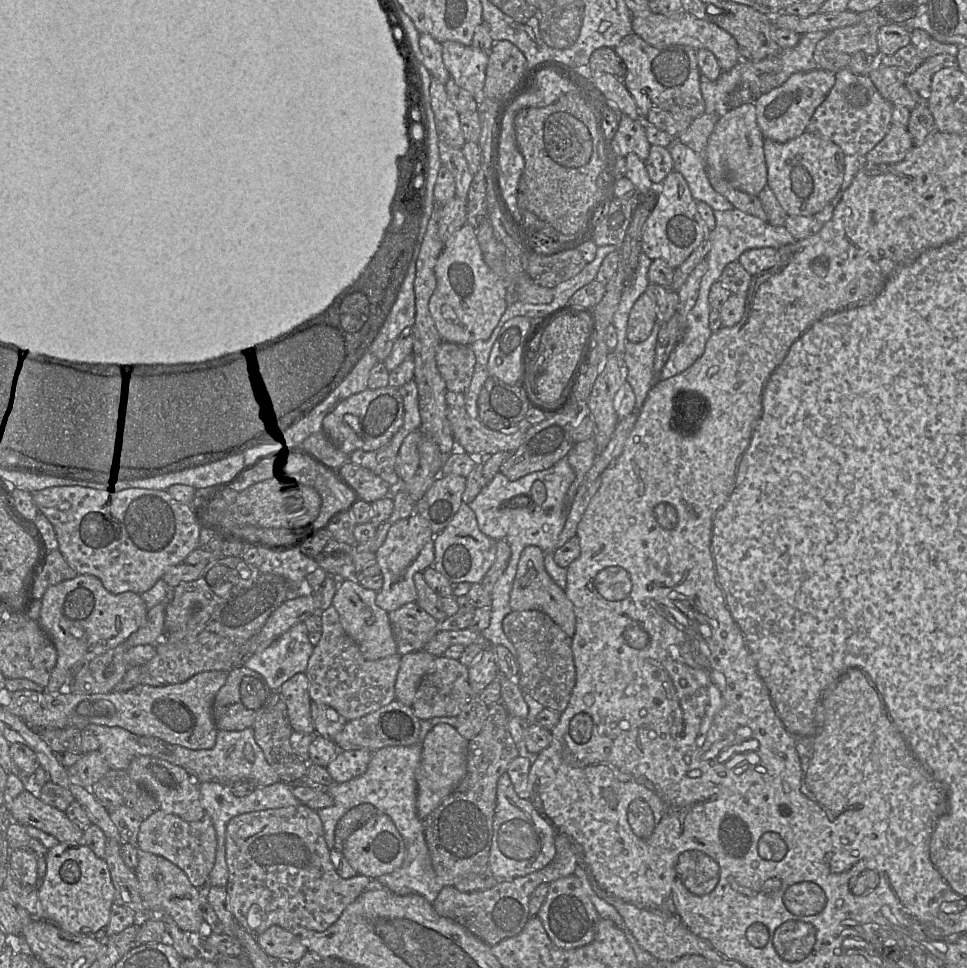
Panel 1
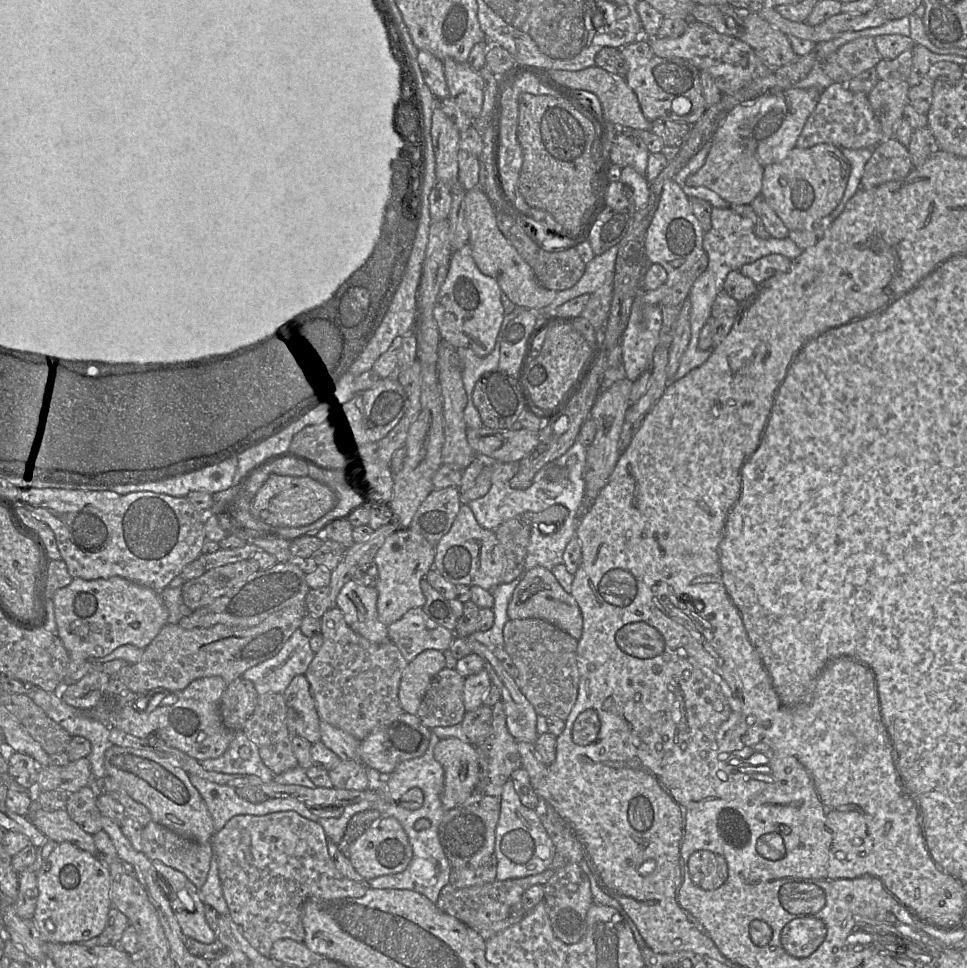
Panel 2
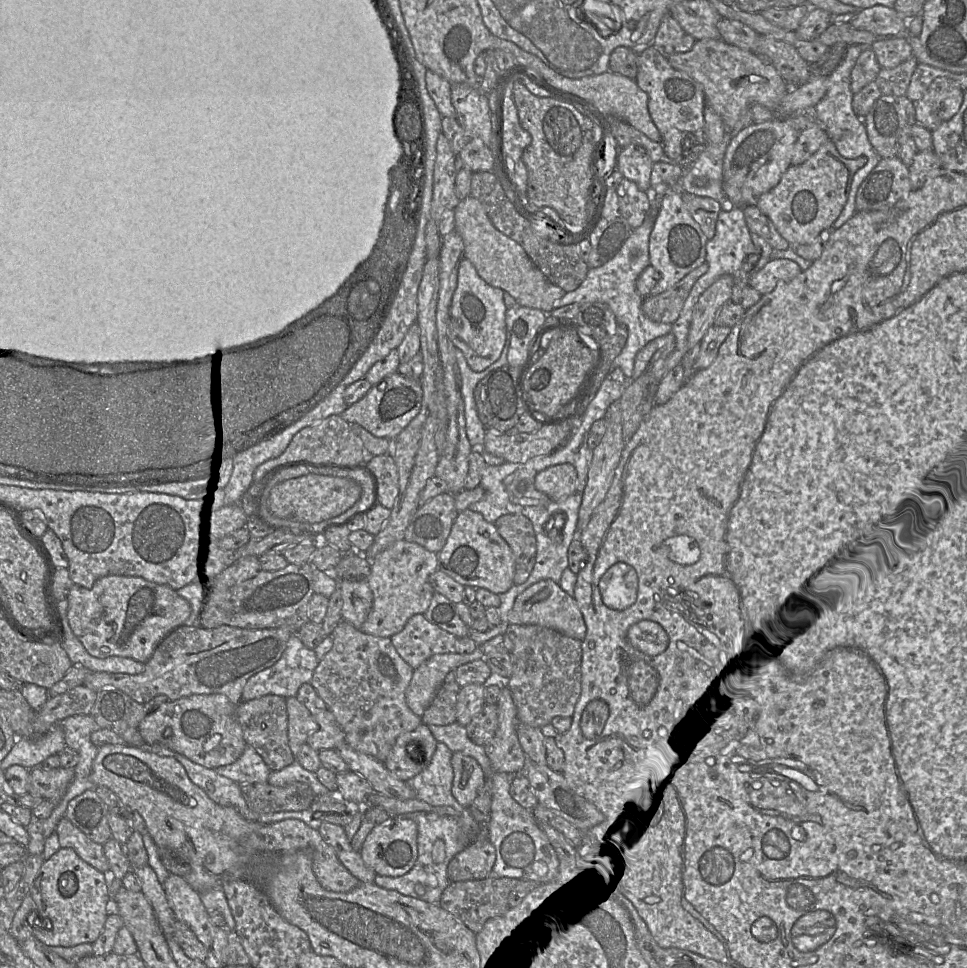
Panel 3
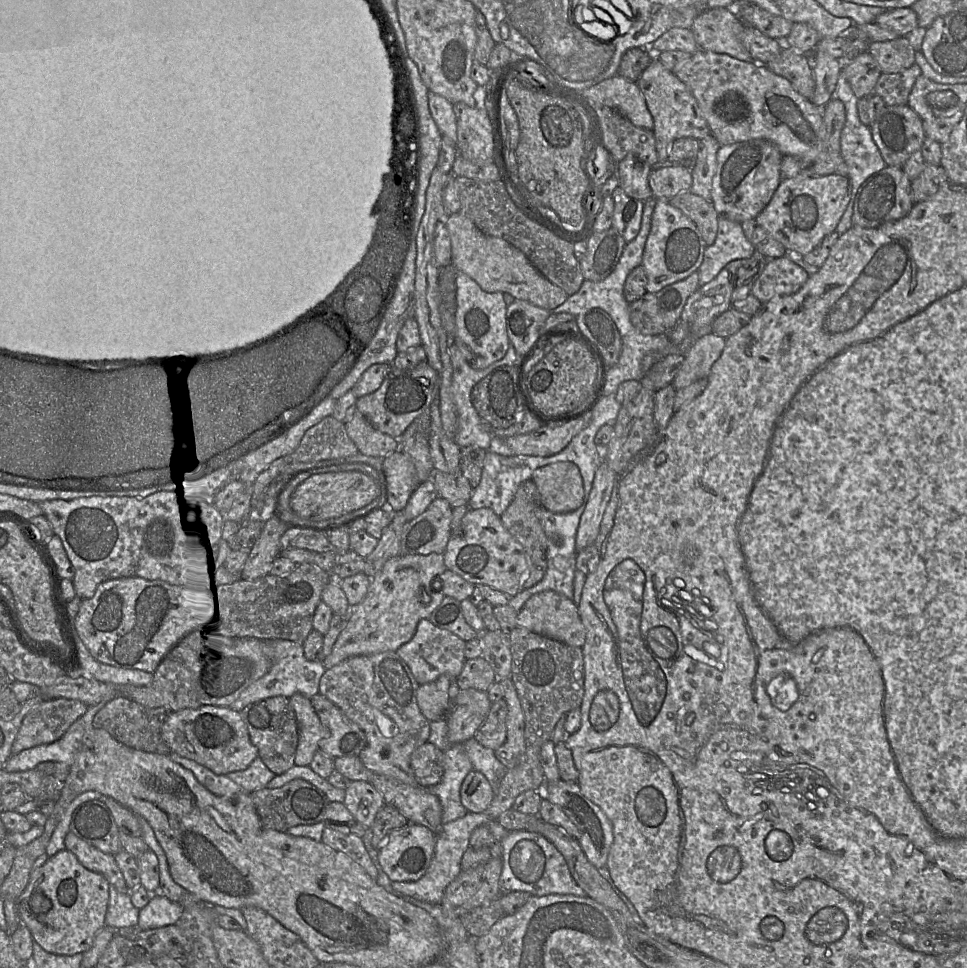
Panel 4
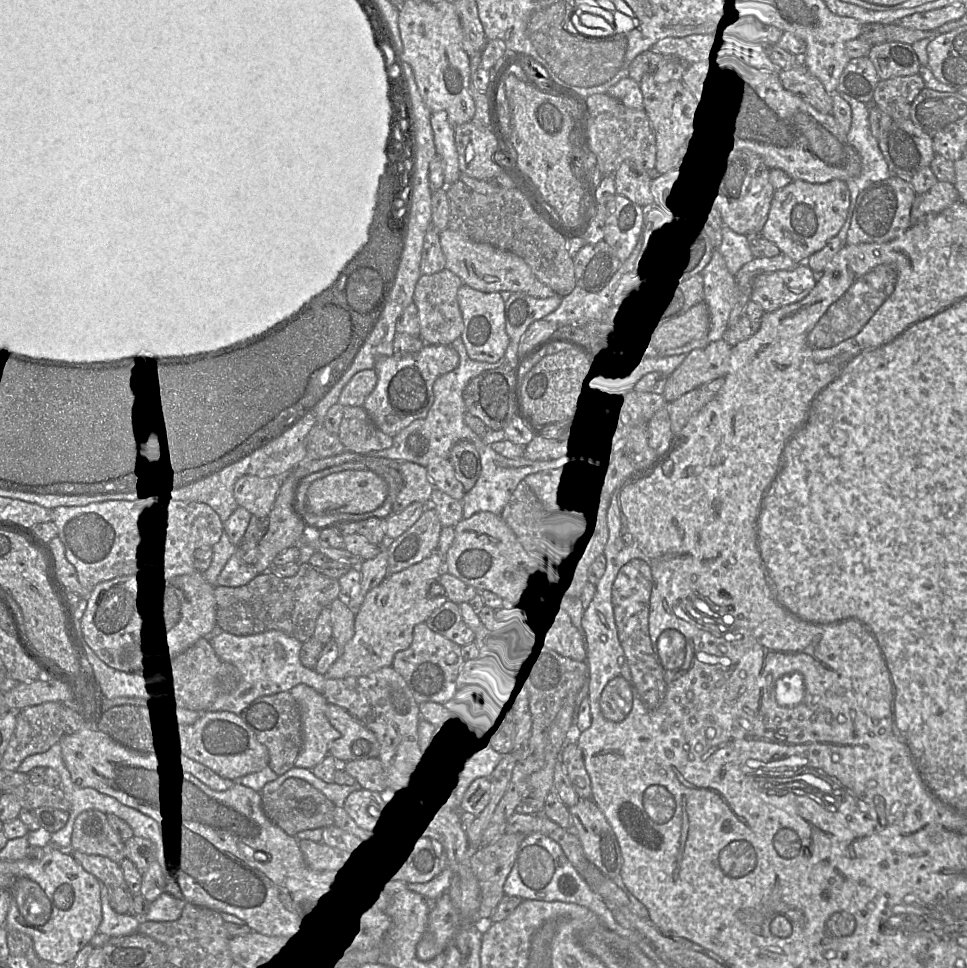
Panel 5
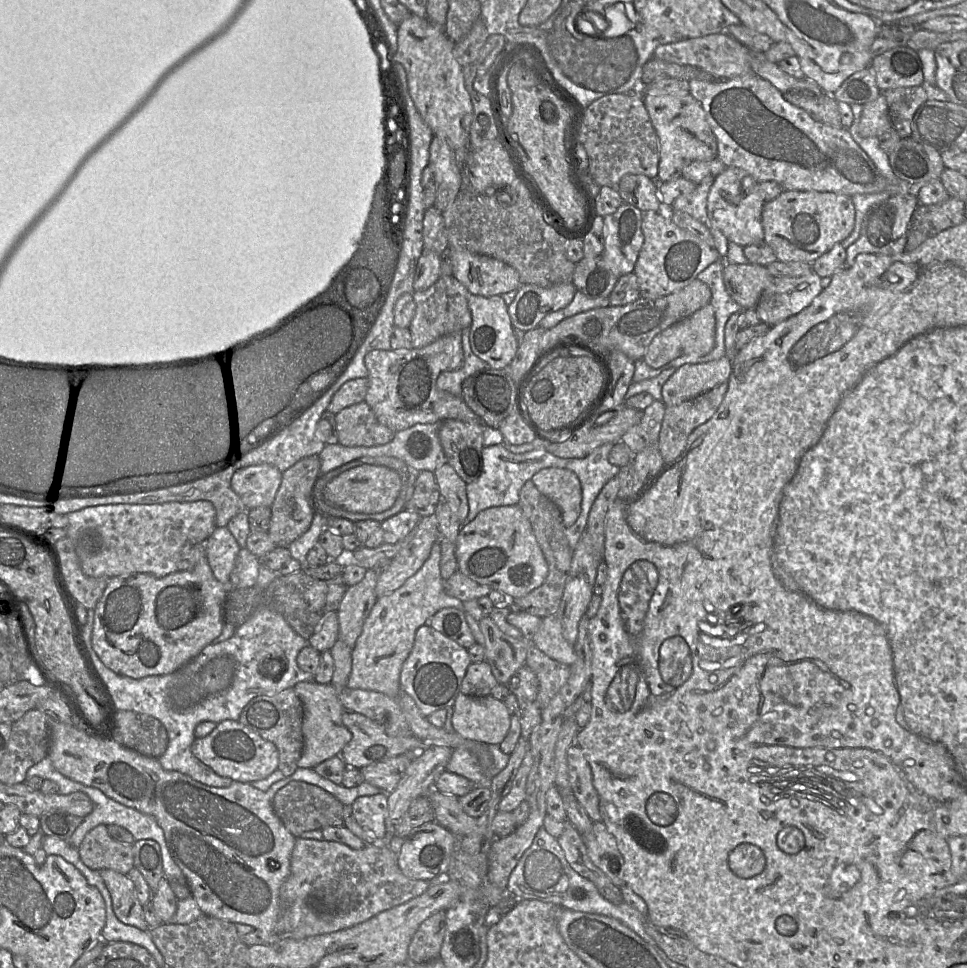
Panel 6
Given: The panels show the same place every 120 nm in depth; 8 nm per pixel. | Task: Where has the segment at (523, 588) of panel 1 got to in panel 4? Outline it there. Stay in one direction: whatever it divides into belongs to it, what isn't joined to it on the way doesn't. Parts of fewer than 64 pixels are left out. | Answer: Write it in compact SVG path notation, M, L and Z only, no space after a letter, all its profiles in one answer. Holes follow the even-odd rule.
M552 590L537 593L525 602L518 612L517 626L569 646L583 648L586 641L578 605Z

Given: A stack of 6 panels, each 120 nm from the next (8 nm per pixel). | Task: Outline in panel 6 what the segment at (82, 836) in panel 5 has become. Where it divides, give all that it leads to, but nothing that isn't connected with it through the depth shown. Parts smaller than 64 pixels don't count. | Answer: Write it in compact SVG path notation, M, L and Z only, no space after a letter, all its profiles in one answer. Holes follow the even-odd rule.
M103 824L91 829L77 849L82 862L92 870L110 869L127 875L134 867L132 845L113 839Z

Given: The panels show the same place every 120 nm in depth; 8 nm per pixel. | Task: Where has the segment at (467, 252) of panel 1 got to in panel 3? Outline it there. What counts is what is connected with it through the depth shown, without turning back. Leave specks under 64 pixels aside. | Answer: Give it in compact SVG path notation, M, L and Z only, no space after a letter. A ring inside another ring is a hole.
M462 258L449 312L449 337L475 372L487 369L499 359L503 351L507 312L503 294L504 290L489 285L479 276L471 261Z

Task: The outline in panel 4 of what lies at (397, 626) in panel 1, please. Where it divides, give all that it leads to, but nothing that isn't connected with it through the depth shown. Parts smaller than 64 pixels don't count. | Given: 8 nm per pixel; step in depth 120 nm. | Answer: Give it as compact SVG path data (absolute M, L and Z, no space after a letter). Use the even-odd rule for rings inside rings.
M422 619L413 638L400 646L396 653L408 665L419 685L433 682L441 675L447 675L454 682L466 661L465 646L466 641L457 635L433 625L428 619Z

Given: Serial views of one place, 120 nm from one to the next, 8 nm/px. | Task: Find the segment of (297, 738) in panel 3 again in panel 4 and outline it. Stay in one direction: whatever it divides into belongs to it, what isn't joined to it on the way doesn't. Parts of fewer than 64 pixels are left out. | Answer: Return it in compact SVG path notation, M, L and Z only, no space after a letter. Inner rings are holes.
M295 693L289 699L295 711L299 730L294 764L309 766L314 754L319 750L319 741L328 737L330 731L321 723L309 698Z

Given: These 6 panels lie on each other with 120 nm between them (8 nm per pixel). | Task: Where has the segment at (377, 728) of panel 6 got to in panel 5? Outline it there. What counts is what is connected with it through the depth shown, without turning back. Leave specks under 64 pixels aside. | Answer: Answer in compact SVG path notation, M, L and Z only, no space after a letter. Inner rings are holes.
M328 703L326 716L341 734L329 747L329 754L336 758L340 765L348 761L378 757L380 744L375 734L347 710Z

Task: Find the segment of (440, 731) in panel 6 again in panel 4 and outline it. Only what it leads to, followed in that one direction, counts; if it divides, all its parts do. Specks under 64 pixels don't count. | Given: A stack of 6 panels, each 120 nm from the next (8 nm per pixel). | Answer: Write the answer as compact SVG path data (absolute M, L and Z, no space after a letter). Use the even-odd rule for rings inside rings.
M398 555L389 559L371 580L363 601L351 608L351 616L339 634L332 652L322 664L330 669L354 656L394 651L409 642L420 620L428 619L445 595L432 591L431 583L446 570L444 555Z

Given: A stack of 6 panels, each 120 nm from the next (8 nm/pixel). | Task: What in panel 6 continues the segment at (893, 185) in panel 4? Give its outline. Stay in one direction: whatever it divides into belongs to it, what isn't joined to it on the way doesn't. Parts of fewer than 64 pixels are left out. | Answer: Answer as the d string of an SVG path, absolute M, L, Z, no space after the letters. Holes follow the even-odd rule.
M907 191L891 194L885 201L875 205L865 215L861 224L860 235L858 239L853 242L848 248L846 248L845 266L851 267L855 262L856 256L860 253L871 253L890 256L904 252L906 250L908 225L913 212L919 204L920 202L915 192Z

